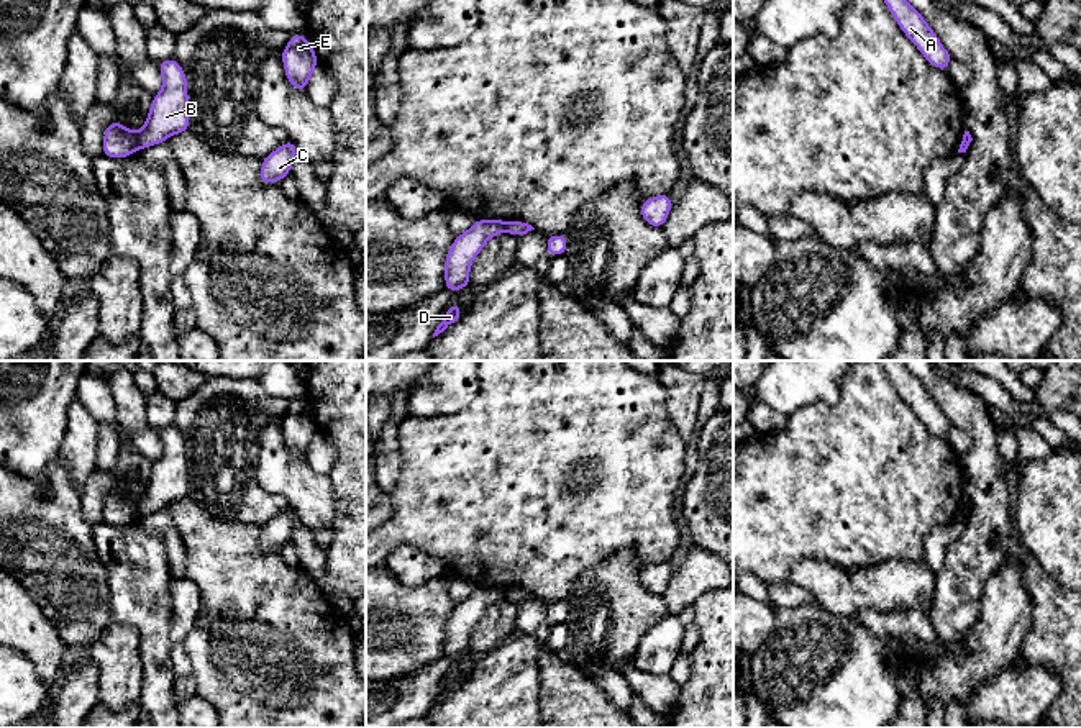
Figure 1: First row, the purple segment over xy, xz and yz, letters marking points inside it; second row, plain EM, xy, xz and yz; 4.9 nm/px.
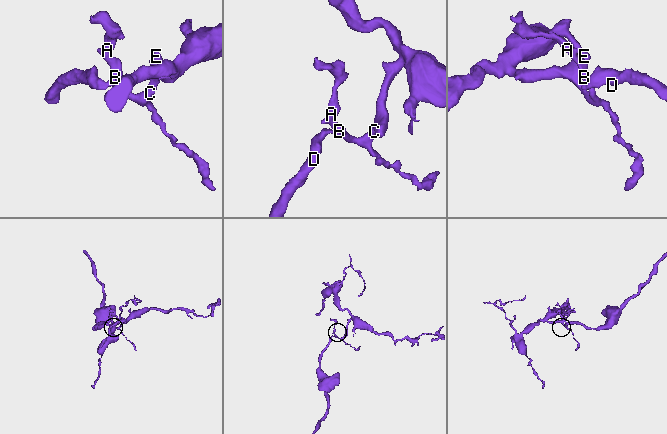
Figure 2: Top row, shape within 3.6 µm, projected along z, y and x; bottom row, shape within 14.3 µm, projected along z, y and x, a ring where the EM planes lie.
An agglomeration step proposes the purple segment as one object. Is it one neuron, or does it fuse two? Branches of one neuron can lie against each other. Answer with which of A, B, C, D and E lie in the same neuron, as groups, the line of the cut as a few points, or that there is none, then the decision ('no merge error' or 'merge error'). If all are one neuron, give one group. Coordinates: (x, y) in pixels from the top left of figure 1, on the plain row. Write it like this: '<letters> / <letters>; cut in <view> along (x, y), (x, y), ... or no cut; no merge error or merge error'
A B C E / D; cut in xy along (135, 500), (140, 514); merge error

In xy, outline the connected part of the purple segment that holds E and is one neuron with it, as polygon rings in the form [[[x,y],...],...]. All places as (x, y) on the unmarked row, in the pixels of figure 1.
[[[292,402],[281,421],[285,444],[294,457],[307,457],[308,448],[320,430],[305,402]]]

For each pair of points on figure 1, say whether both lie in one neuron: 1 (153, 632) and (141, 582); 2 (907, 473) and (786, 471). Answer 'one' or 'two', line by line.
1: one
2: one

